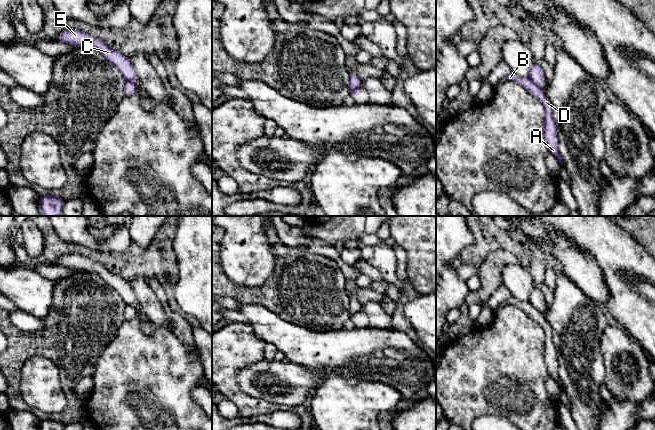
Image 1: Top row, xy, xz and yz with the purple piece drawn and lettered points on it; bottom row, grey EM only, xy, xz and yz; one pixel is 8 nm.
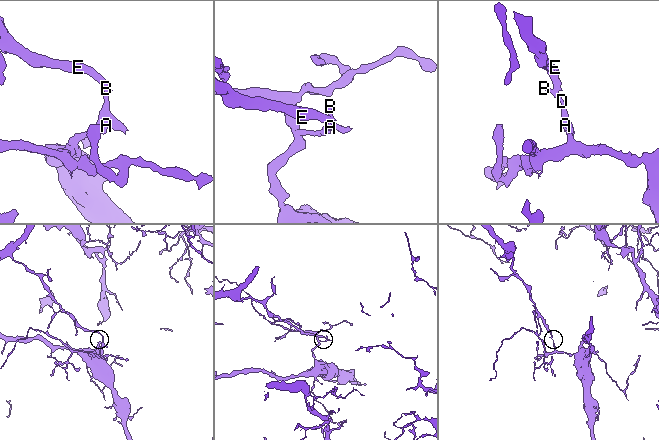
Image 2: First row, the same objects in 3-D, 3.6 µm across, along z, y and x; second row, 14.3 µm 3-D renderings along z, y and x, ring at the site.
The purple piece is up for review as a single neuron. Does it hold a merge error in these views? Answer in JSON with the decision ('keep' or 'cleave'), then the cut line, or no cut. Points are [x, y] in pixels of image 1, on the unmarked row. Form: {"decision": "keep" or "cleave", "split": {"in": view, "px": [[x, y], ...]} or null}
{"decision": "cleave", "split": {"in": "yz", "px": [[529, 301], [539, 310]]}}

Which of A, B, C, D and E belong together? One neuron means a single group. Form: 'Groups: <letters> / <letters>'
Groups: A B D / C E

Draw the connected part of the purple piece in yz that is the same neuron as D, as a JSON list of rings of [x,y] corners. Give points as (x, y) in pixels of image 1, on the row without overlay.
[[[511,296],[507,302],[508,304],[513,304],[521,308],[524,312],[531,316],[531,318],[537,322],[544,330],[545,341],[544,341],[544,361],[549,373],[549,376],[553,378],[559,385],[560,388],[564,388],[563,382],[558,374],[558,358],[556,353],[556,348],[552,338],[552,329],[546,319],[537,310],[530,301],[519,301],[513,296]]]

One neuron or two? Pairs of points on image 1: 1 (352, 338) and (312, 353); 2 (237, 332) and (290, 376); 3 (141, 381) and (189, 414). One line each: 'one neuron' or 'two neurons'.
1: one neuron
2: two neurons
3: one neuron

